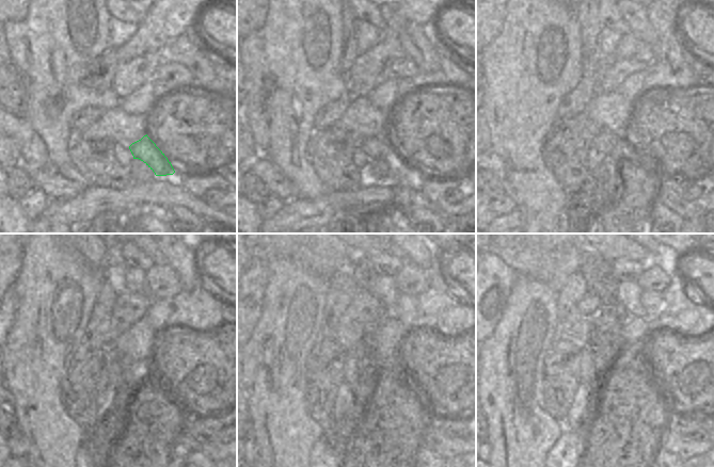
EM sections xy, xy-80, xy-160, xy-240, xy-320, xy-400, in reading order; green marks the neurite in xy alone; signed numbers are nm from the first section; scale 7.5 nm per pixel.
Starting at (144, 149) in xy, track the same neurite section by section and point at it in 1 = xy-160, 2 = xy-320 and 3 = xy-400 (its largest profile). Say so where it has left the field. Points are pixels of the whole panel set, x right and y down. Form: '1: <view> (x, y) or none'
1: xy-160 (624, 157)
2: xy-320 (364, 383)
3: xy-400 (596, 381)

